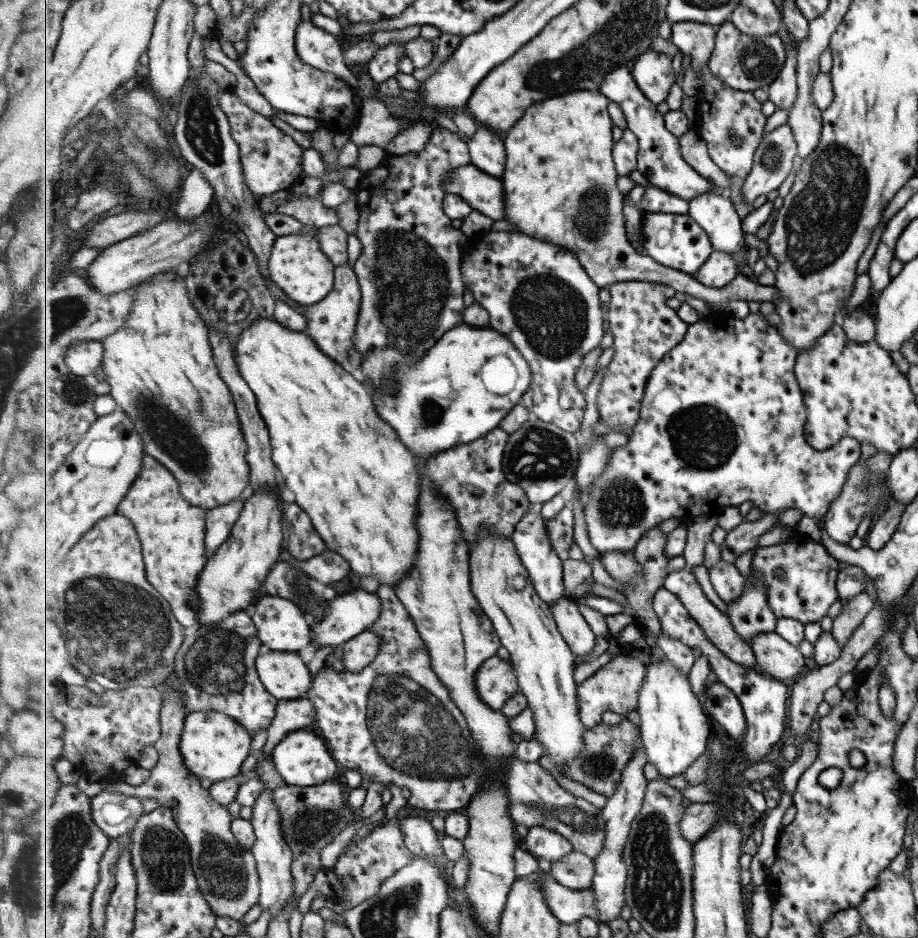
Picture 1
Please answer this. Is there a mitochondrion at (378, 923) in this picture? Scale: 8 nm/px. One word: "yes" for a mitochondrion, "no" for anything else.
yes

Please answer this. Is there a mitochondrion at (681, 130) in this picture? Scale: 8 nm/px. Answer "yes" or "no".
no

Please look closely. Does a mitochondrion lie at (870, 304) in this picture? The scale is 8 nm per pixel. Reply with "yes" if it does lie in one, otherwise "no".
no

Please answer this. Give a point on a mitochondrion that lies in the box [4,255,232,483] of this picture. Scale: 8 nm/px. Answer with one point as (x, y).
(180, 440)

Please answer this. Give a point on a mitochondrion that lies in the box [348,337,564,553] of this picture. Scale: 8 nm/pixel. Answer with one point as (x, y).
(431, 413)

